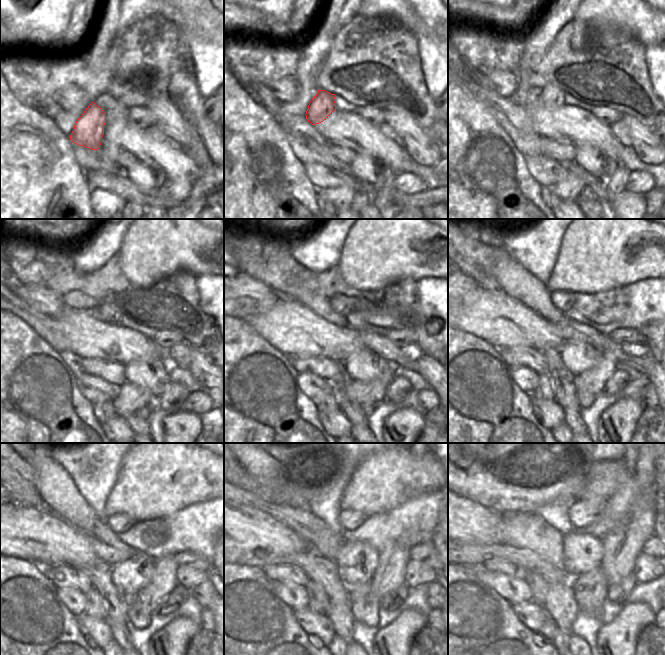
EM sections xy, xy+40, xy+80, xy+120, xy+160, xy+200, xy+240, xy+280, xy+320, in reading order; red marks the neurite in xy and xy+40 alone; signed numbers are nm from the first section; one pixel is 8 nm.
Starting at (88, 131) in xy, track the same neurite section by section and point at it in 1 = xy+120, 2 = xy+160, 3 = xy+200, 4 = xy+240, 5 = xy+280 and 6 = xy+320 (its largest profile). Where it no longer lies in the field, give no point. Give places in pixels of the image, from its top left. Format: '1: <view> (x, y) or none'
1: xy+120 (107, 313)
2: xy+160 (338, 302)
3: xy+200 (563, 300)
4: xy+240 (118, 523)
5: xy+280 (349, 519)
6: xy+320 (588, 509)

